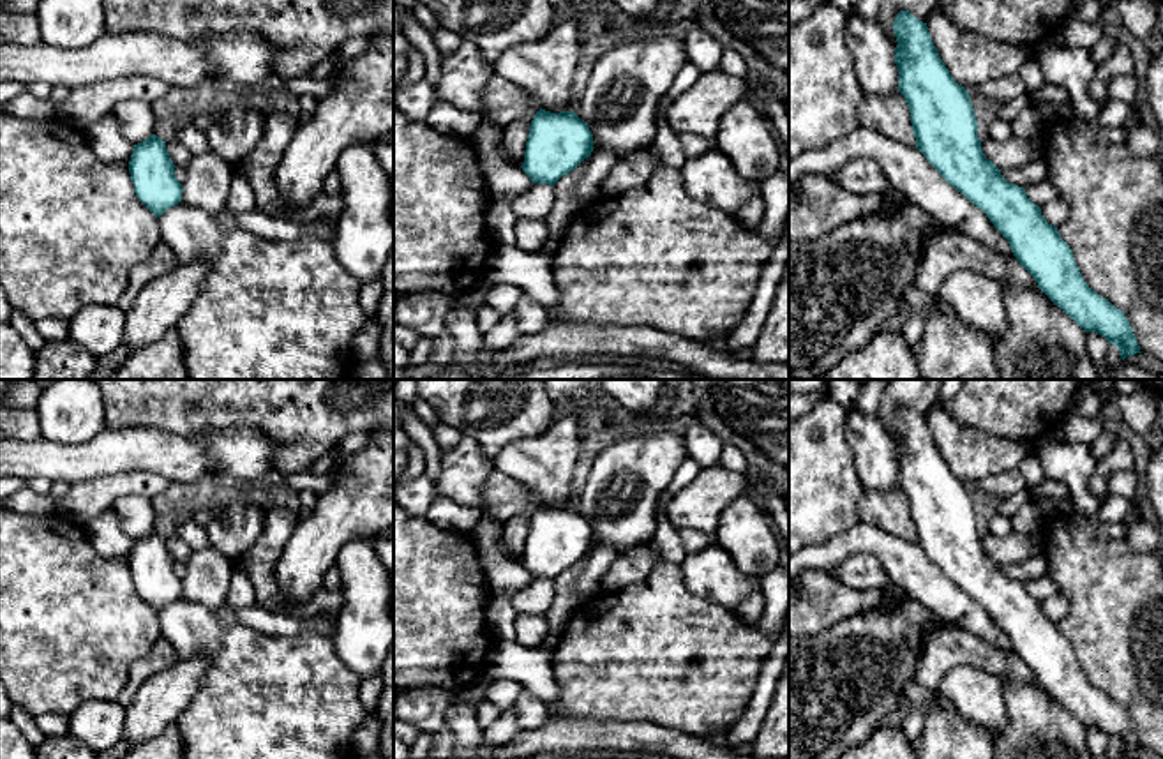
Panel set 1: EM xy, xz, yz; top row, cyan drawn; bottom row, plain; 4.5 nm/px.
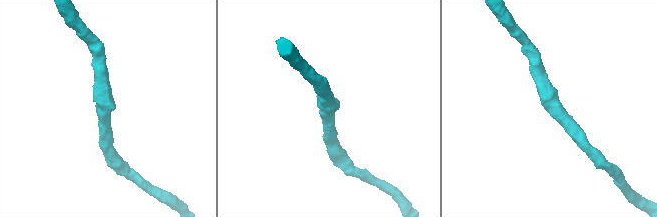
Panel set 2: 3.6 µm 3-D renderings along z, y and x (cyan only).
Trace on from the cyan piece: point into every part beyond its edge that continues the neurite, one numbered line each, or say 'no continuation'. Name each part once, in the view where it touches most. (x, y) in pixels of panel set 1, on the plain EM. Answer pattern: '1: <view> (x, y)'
no continuation

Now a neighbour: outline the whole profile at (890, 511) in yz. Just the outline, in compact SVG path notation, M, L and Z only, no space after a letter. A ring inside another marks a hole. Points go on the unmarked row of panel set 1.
M898 485L888 491L863 491L858 517L902 540L916 542L909 501Z

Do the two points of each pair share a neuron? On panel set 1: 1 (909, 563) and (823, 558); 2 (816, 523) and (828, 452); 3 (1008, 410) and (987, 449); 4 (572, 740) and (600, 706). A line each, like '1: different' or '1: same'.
1: same
2: same
3: different
4: different

